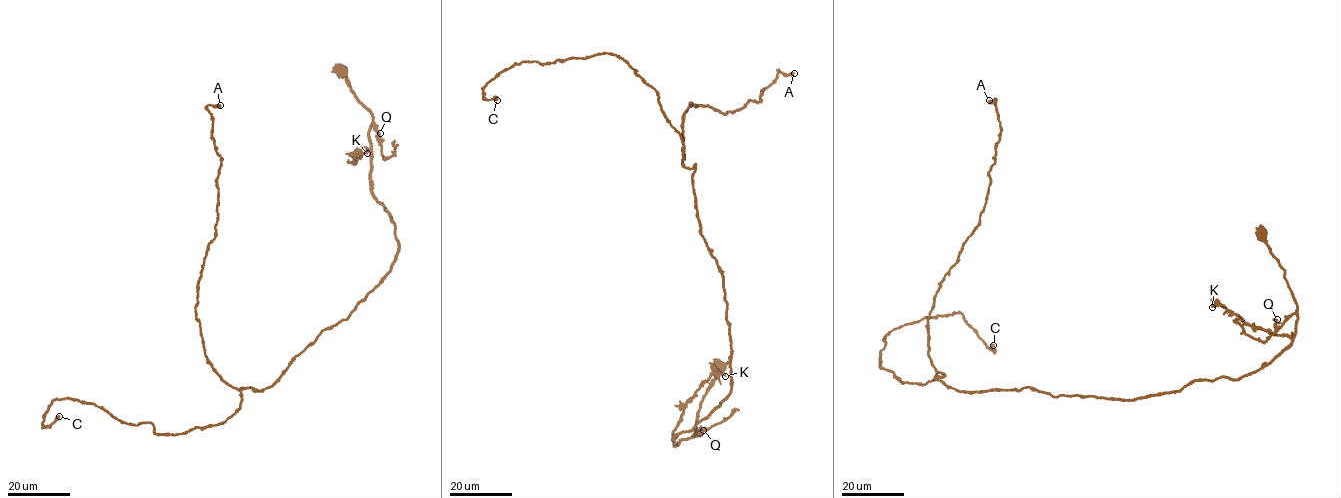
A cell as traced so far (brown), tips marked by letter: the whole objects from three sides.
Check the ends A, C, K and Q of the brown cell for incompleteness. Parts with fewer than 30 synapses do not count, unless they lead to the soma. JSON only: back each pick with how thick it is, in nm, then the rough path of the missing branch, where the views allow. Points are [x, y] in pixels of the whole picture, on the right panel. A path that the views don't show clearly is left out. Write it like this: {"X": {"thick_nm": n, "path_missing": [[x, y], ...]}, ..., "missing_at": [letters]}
{"missing_at": []}

